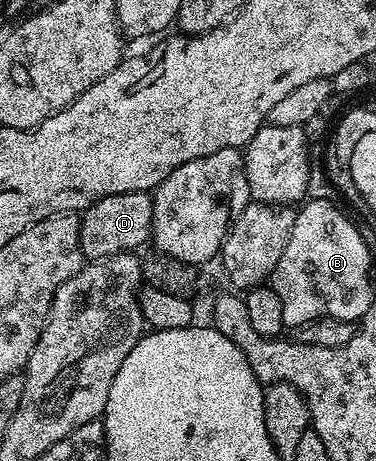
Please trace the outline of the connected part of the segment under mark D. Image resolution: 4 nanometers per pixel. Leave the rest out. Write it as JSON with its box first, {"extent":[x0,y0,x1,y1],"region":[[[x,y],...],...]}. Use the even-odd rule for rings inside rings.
{"extent":[80,190,152,260],"region":[[[139,190],[138,192],[122,192],[114,196],[106,196],[98,200],[89,210],[80,214],[80,251],[85,259],[95,260],[109,258],[115,254],[139,251],[139,246],[152,237],[152,194]]]}

